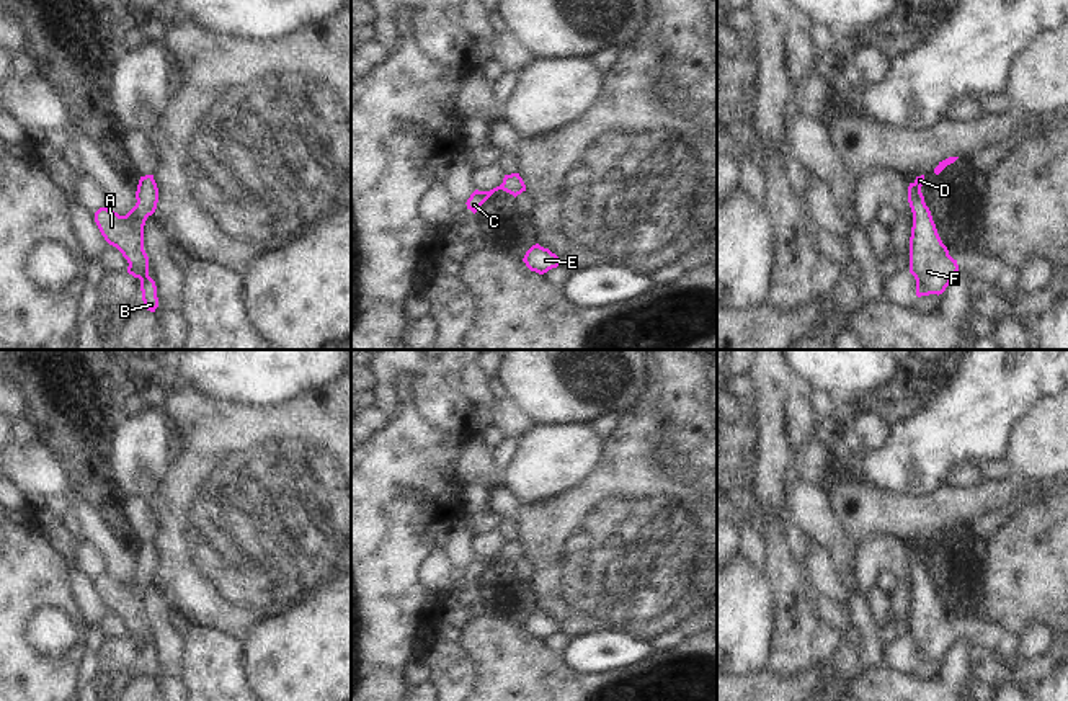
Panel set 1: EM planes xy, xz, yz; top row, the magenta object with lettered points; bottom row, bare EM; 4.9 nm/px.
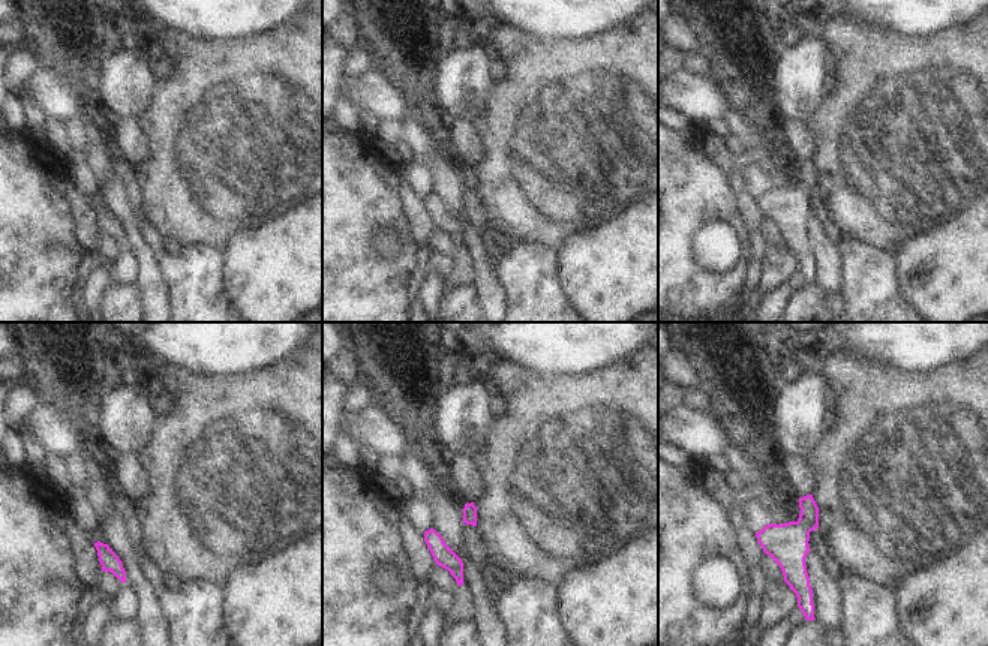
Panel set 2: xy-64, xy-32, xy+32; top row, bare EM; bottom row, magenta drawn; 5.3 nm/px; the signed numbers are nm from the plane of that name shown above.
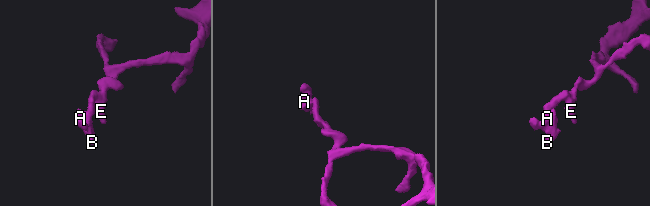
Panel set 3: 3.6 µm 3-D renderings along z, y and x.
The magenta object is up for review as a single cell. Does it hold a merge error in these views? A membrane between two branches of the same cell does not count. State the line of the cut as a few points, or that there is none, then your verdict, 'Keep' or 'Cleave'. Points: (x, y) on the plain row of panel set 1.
No split. Keep

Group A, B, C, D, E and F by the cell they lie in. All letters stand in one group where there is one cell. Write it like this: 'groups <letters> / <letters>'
groups A B C D E F

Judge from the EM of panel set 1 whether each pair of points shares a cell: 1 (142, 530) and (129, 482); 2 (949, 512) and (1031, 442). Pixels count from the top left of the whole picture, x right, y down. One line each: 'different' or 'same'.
1: different
2: different

